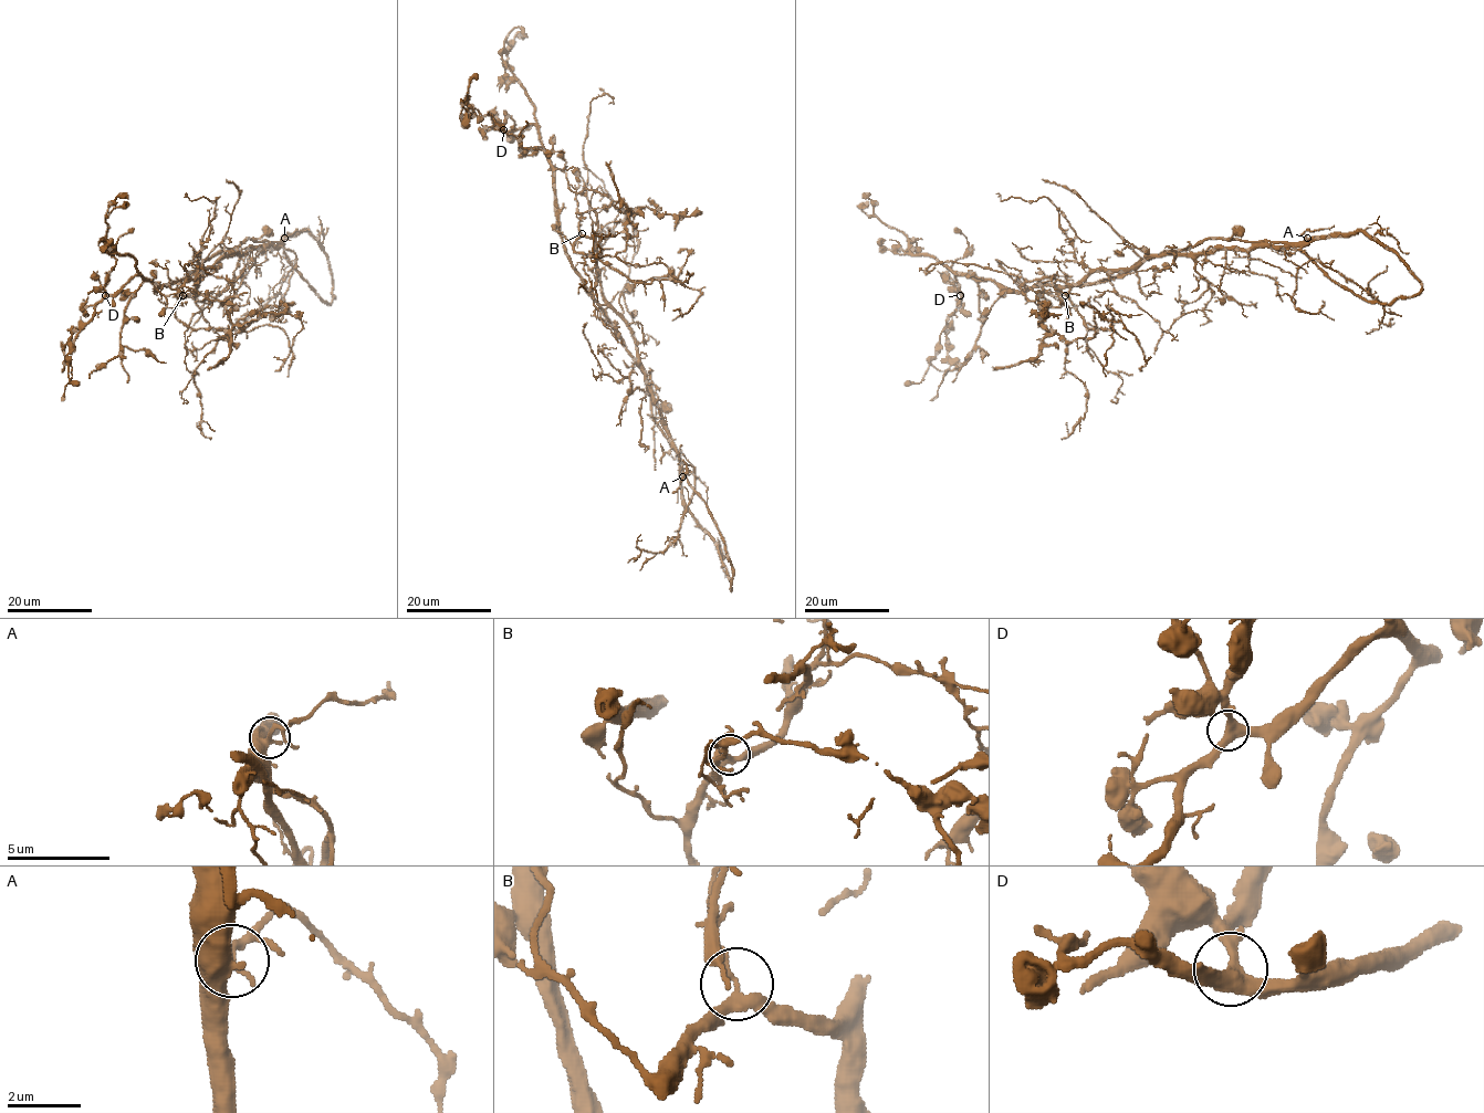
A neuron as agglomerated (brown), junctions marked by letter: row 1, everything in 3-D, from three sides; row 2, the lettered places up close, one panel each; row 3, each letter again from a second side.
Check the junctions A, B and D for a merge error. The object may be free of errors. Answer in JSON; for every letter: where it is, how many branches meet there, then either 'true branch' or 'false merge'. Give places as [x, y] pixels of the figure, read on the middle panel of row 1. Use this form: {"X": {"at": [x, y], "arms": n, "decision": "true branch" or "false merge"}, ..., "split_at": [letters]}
{"A": {"at": [682, 476], "arms": 3, "decision": "true branch"}, "B": {"at": [582, 233], "arms": 3, "decision": "false merge"}, "D": {"at": [503, 129], "arms": 3, "decision": "true branch"}, "split_at": ["B"]}

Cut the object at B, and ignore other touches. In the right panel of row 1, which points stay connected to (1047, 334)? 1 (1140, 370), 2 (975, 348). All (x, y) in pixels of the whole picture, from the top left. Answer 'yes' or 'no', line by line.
1: no
2: no

